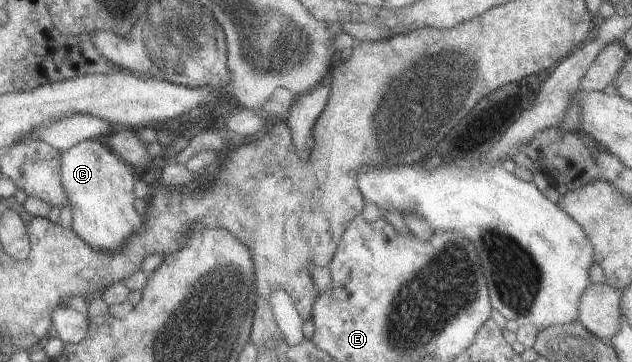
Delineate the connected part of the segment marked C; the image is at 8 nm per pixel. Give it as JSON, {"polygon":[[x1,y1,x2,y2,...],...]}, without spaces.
{"polygon":[[88,139,60,151,60,186,68,198,71,212,70,230,98,252,119,251,124,240,136,232,143,217,136,212,132,192,131,167,121,161,102,141]]}

